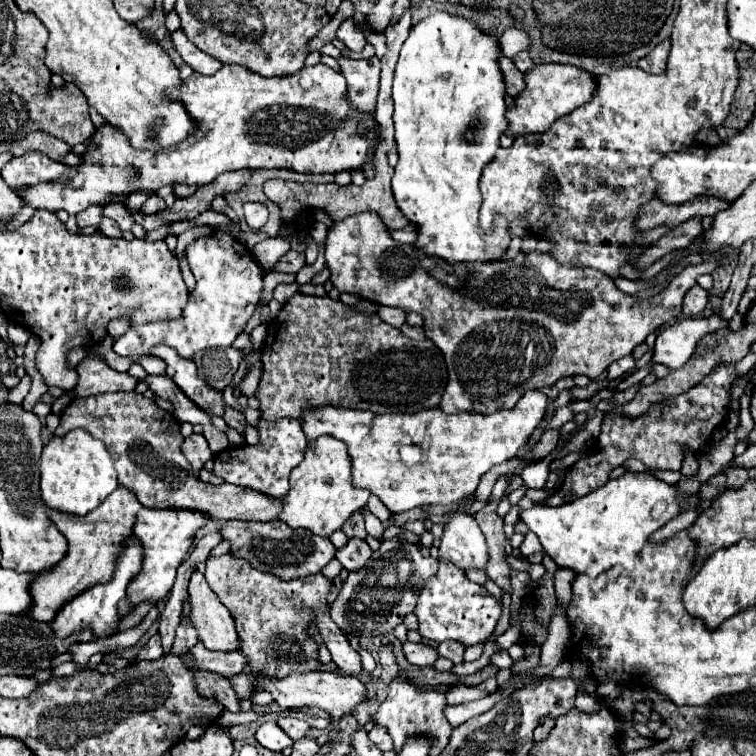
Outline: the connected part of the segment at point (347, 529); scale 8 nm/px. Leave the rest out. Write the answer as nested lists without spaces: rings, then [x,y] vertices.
[[[356,511],[344,523],[342,531],[349,537],[356,536],[366,540],[366,529],[361,512]]]

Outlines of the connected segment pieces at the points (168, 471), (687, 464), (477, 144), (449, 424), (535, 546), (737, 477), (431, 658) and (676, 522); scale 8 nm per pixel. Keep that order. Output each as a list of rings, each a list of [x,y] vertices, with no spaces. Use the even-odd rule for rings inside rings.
[[[98,393],[86,399],[74,399],[62,413],[54,435],[66,435],[78,427],[104,441],[114,459],[118,483],[132,489],[144,507],[194,509],[210,515],[212,519],[228,521],[274,521],[282,513],[282,499],[270,499],[260,491],[250,491],[232,483],[210,485],[200,481],[180,451],[184,441],[180,421],[140,393]]]
[[[686,449],[686,451],[684,451],[684,459],[682,459],[682,469],[680,469],[680,473],[686,475],[686,477],[690,477],[690,475],[694,475],[696,471],[698,471],[696,453],[692,453],[690,449]]]
[[[436,11],[434,15],[412,25],[410,35],[402,45],[402,55],[396,63],[392,99],[396,149],[400,159],[392,177],[392,191],[400,211],[418,225],[418,241],[414,245],[426,255],[440,257],[446,263],[494,261],[500,259],[510,245],[506,219],[498,217],[490,235],[486,235],[478,225],[478,209],[482,201],[478,181],[482,169],[500,149],[500,137],[508,127],[508,107],[504,101],[506,87],[498,65],[500,55],[502,49],[496,33],[482,31],[478,23],[462,15]]]
[[[530,389],[526,391],[520,401],[516,403],[514,409],[502,409],[492,415],[474,415],[474,413],[454,413],[448,415],[440,407],[432,407],[426,411],[418,413],[372,413],[372,411],[358,411],[358,409],[342,409],[342,407],[320,407],[314,411],[306,411],[302,417],[302,427],[308,437],[308,443],[312,445],[316,437],[320,435],[332,435],[348,445],[348,453],[352,457],[352,469],[354,469],[354,485],[356,487],[366,487],[372,491],[372,495],[380,497],[382,503],[392,511],[408,511],[418,505],[450,505],[452,509],[444,513],[448,519],[444,523],[444,533],[440,541],[440,559],[446,559],[454,563],[456,567],[470,569],[478,567],[484,569],[486,559],[488,559],[488,549],[486,549],[486,539],[474,519],[470,515],[472,507],[472,495],[476,493],[476,487],[480,483],[480,477],[490,471],[494,465],[516,457],[520,449],[528,447],[532,433],[540,425],[540,421],[546,415],[548,407],[548,397],[538,391]],[[404,445],[418,445],[420,447],[420,459],[416,463],[408,463],[402,457],[402,447]]]
[[[531,531],[525,535],[525,539],[520,546],[520,551],[521,553],[524,553],[525,557],[532,555],[532,553],[542,551],[542,545],[540,544],[538,537]]]
[[[734,465],[734,467],[728,469],[726,475],[728,475],[728,481],[726,481],[728,487],[740,487],[740,485],[744,485],[744,481],[748,479],[748,469]]]
[[[410,641],[404,643],[404,655],[412,665],[420,665],[420,667],[434,665],[434,661],[440,657],[438,651],[432,649],[430,645],[426,645],[426,643],[410,643]]]
[[[696,507],[696,509],[682,511],[678,517],[670,519],[670,523],[666,523],[666,527],[658,529],[658,531],[652,535],[652,541],[656,541],[656,543],[662,543],[664,539],[668,539],[668,537],[676,535],[678,531],[682,531],[682,529],[690,527],[690,525],[696,521],[696,517],[698,517],[698,507]]]

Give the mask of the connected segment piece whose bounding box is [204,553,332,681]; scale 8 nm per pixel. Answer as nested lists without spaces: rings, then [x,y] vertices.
[[[230,553],[208,557],[204,575],[214,593],[232,613],[242,643],[238,651],[246,657],[244,671],[228,677],[230,681],[258,681],[262,671],[264,677],[284,679],[292,671],[306,673],[318,671],[322,667],[322,663],[318,661],[318,643],[308,629],[312,625],[310,619],[314,619],[314,607],[328,603],[332,579],[324,577],[322,573],[292,581],[276,579],[270,573],[256,571],[254,567],[250,567],[250,563],[246,563],[246,559],[238,559]]]

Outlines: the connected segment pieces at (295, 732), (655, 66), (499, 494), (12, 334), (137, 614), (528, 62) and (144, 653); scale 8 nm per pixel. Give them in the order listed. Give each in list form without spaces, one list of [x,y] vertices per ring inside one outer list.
[[[278,717],[276,719],[276,723],[280,725],[280,729],[290,737],[290,739],[302,739],[302,737],[306,737],[306,733],[310,731],[310,725],[306,723],[306,721],[302,721],[302,719],[296,719],[296,717]]]
[[[670,39],[658,43],[646,57],[638,61],[638,67],[646,73],[662,73],[666,69],[666,59],[670,53]]]
[[[503,475],[498,478],[491,493],[493,500],[500,499],[505,495],[505,490],[508,488],[512,476],[513,475]]]
[[[10,323],[8,325],[8,337],[10,337],[12,345],[16,345],[16,347],[26,345],[26,341],[30,339],[30,331],[20,323]]]
[[[149,601],[139,604],[132,613],[128,614],[122,620],[122,623],[120,623],[120,632],[126,631],[138,625],[154,605],[156,605],[156,603]]]
[[[522,51],[520,55],[514,57],[514,65],[516,65],[522,73],[526,73],[526,71],[530,71],[530,69],[534,67],[534,61],[532,61],[532,57],[530,57],[528,51]]]
[[[154,633],[146,645],[142,647],[142,651],[138,653],[136,659],[158,659],[164,655],[164,649],[162,649],[162,643],[160,643],[160,633]]]

